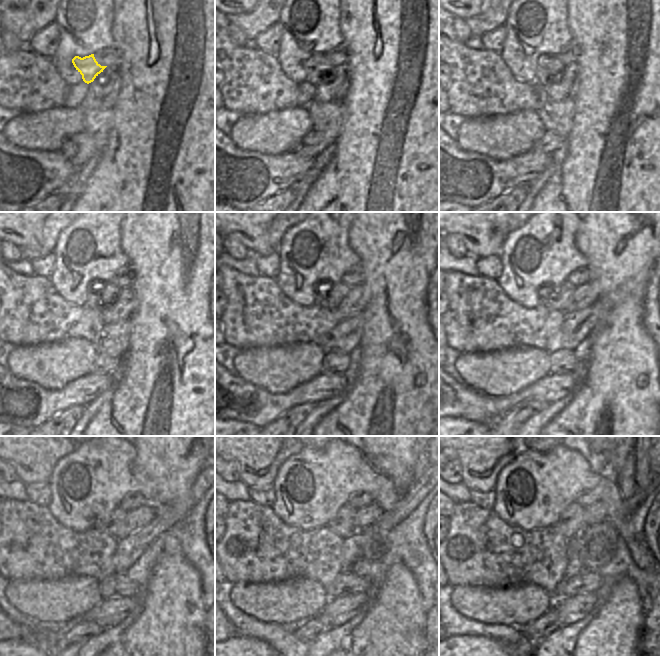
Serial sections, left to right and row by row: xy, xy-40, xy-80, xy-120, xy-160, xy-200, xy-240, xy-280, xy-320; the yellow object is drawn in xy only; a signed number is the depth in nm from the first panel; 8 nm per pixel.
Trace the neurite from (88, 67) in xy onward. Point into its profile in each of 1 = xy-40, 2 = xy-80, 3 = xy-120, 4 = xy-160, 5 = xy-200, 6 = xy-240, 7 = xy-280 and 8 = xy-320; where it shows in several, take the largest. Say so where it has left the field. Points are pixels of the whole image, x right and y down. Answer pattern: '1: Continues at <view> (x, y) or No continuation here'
1: Continues at xy-40 (315, 66)
2: Continues at xy-80 (554, 67)
3: Continues at xy-120 (104, 296)
4: Continues at xy-160 (331, 298)
5: Continues at xy-200 (559, 299)
6: Continues at xy-240 (115, 525)
7: Continues at xy-280 (342, 524)
8: Continues at xy-320 (571, 521)

